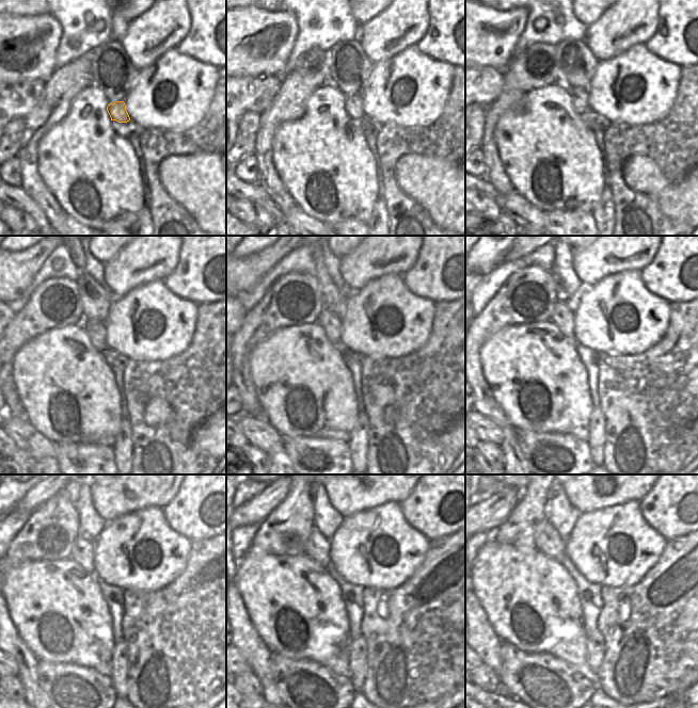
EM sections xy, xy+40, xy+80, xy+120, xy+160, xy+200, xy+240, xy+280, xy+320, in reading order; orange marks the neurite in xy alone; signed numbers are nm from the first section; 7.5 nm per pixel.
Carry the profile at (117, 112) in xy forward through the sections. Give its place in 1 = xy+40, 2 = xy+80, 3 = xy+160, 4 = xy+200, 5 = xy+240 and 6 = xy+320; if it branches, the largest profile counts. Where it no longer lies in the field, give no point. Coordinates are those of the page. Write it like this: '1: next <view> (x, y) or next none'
1: next xy+40 (353, 105)
2: next xy+80 (580, 97)
3: next xy+160 (332, 325)
4: next xy+200 (562, 317)
5: next xy+240 (82, 551)
6: next xy+320 (548, 541)

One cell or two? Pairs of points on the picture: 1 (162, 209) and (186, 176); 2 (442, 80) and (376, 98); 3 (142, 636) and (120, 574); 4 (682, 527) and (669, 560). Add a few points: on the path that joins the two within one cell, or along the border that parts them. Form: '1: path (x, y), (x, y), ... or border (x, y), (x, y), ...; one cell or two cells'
1: border (159, 175), (162, 187), (190, 213); two cells
2: path (428, 86), (398, 115), (393, 111); one cell
3: border (124, 589), (151, 590); two cells
4: border (686, 533), (666, 541); two cells

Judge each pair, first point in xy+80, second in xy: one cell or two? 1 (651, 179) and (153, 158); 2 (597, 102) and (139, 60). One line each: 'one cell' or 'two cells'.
1: two cells
2: two cells

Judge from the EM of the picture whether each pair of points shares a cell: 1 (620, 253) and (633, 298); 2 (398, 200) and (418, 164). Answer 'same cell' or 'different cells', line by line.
1: different cells
2: different cells

